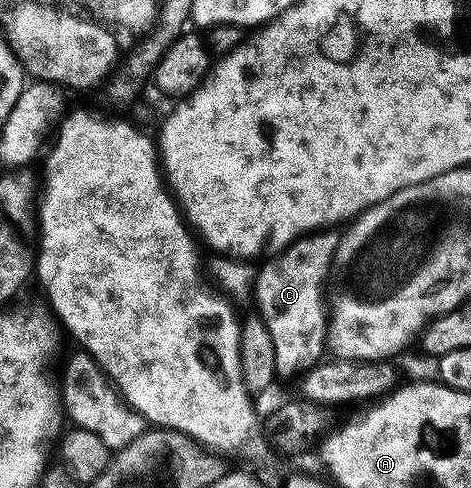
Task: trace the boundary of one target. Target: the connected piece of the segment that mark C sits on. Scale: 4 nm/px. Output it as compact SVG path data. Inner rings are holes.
M311 234L294 241L283 252L267 259L267 264L257 269L253 281L252 300L258 303L257 315L262 317L272 334L272 346L276 346L276 373L279 377L297 377L321 357L318 355L322 348L324 352L324 281L330 275L330 260L334 256L336 243L333 235L326 235L330 234Z

